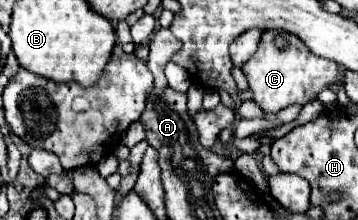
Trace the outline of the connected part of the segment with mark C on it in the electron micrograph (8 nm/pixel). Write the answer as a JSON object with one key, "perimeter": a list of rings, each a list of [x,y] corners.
{"perimeter":[[[265,29],[261,35],[261,45],[255,55],[243,65],[243,73],[249,81],[249,89],[255,93],[253,101],[269,113],[277,113],[289,105],[305,105],[317,99],[317,93],[333,87],[339,75],[339,67],[335,61],[317,57],[309,51],[309,47],[281,29]]]}

